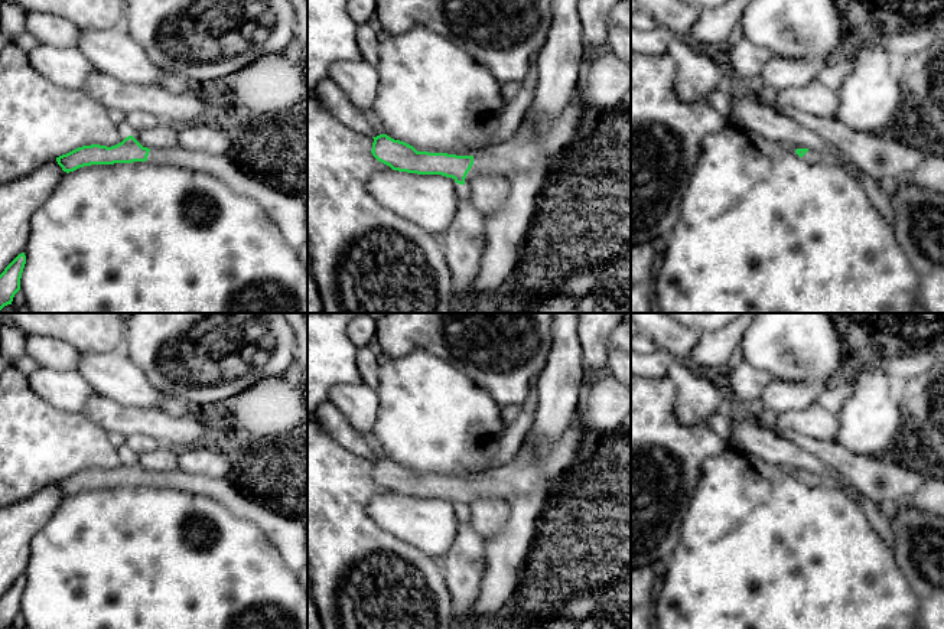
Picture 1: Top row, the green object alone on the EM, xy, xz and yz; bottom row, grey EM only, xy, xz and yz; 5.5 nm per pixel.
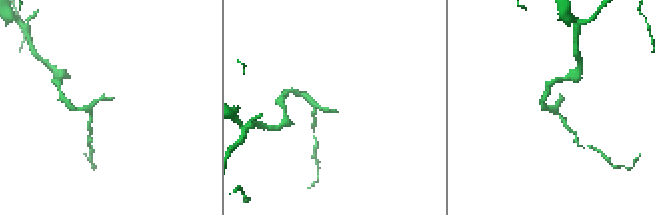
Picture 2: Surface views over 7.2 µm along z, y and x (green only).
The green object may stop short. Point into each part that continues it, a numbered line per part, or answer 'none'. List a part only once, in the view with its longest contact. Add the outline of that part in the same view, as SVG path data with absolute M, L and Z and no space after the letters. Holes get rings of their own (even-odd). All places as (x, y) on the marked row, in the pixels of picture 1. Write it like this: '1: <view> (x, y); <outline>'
1: xz (530, 144); M574 95L554 121L543 121L534 127L525 113L512 138L473 156L465 182L475 175L498 175L508 179L531 169L537 162L551 162L577 137L586 117L583 104Z

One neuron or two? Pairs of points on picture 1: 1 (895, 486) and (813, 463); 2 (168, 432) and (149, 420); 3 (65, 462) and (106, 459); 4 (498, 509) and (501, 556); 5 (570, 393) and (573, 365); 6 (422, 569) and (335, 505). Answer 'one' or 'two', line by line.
1: two
2: one
3: one
4: two
5: one
6: one

